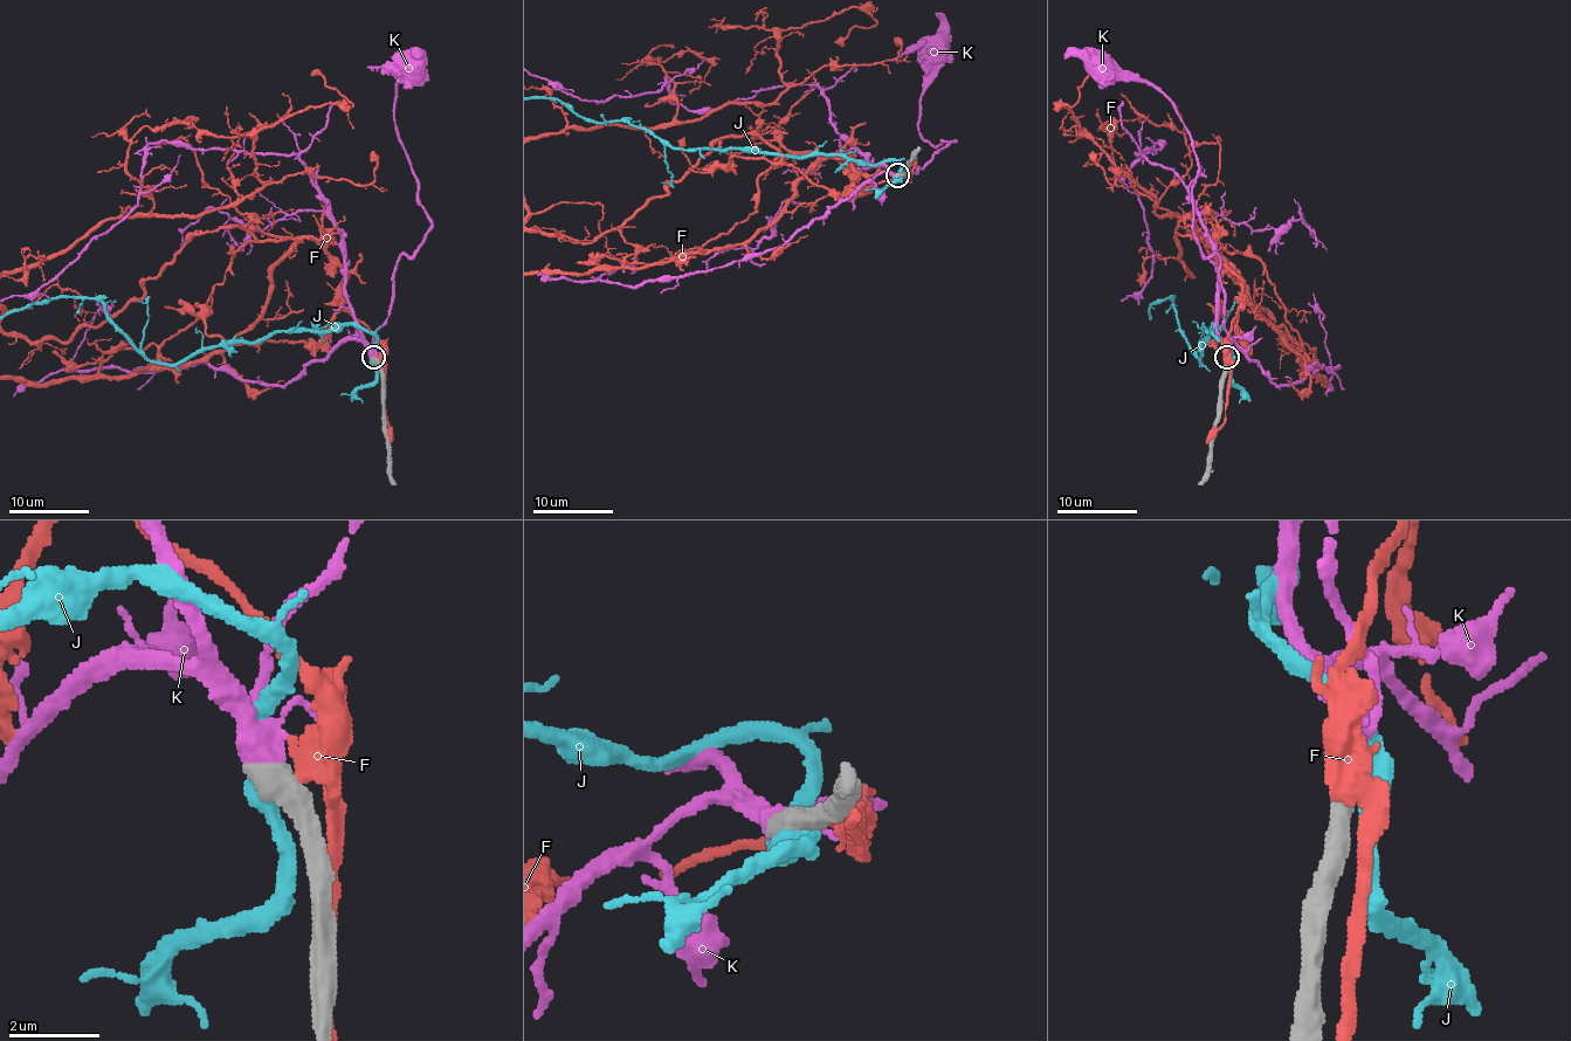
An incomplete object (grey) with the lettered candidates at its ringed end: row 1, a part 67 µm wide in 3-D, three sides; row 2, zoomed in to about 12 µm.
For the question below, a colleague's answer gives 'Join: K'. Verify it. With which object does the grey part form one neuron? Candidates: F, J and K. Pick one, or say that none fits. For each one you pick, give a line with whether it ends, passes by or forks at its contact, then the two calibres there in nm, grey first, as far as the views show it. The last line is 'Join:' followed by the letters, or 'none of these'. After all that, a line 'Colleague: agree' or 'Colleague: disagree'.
K: it forks | 650/400 nm
Join: K
Colleague: agree

